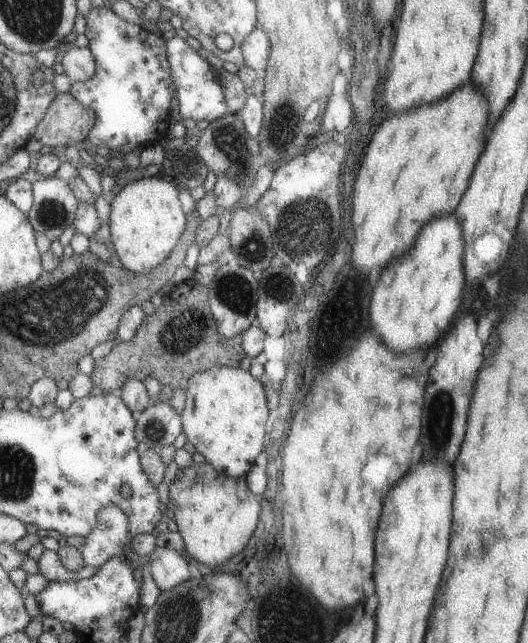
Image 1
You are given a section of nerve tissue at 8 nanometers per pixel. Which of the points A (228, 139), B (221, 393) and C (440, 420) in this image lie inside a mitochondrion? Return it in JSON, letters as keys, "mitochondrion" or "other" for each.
{"A":"mitochondrion","B":"other","C":"mitochondrion"}

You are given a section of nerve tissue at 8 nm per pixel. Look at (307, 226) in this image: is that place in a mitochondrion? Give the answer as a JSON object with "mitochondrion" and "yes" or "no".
{"mitochondrion":"yes"}

